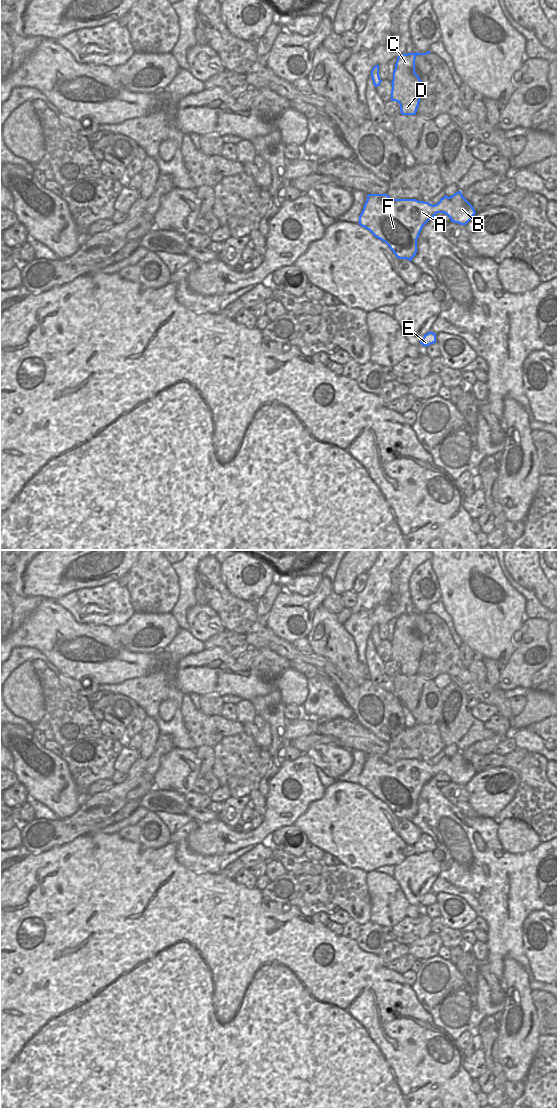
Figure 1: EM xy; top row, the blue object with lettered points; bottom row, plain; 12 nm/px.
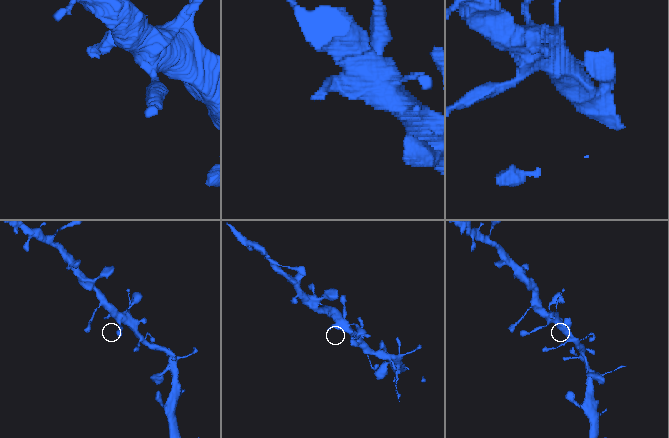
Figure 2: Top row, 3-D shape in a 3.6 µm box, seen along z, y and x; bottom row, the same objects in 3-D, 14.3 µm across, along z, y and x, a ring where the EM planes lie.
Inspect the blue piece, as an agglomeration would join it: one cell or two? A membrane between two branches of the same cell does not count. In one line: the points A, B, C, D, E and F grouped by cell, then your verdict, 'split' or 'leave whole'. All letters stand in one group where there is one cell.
groups A B C D E F; leave whole

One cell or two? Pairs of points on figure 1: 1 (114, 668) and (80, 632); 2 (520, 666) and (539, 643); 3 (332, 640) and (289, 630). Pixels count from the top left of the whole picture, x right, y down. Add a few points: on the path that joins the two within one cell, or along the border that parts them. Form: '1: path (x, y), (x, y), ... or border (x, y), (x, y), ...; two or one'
1: path (120, 653), (119, 648), (113, 648), (95, 637); one
2: path (522, 659), (522, 655), (532, 648); one
3: border (315, 612), (312, 618), (312, 627), (305, 637); two

